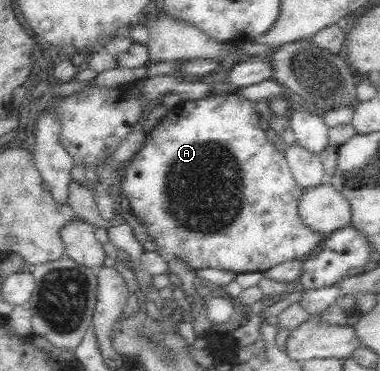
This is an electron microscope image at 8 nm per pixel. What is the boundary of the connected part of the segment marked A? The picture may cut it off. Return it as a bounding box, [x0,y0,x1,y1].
[118,92,328,273]

